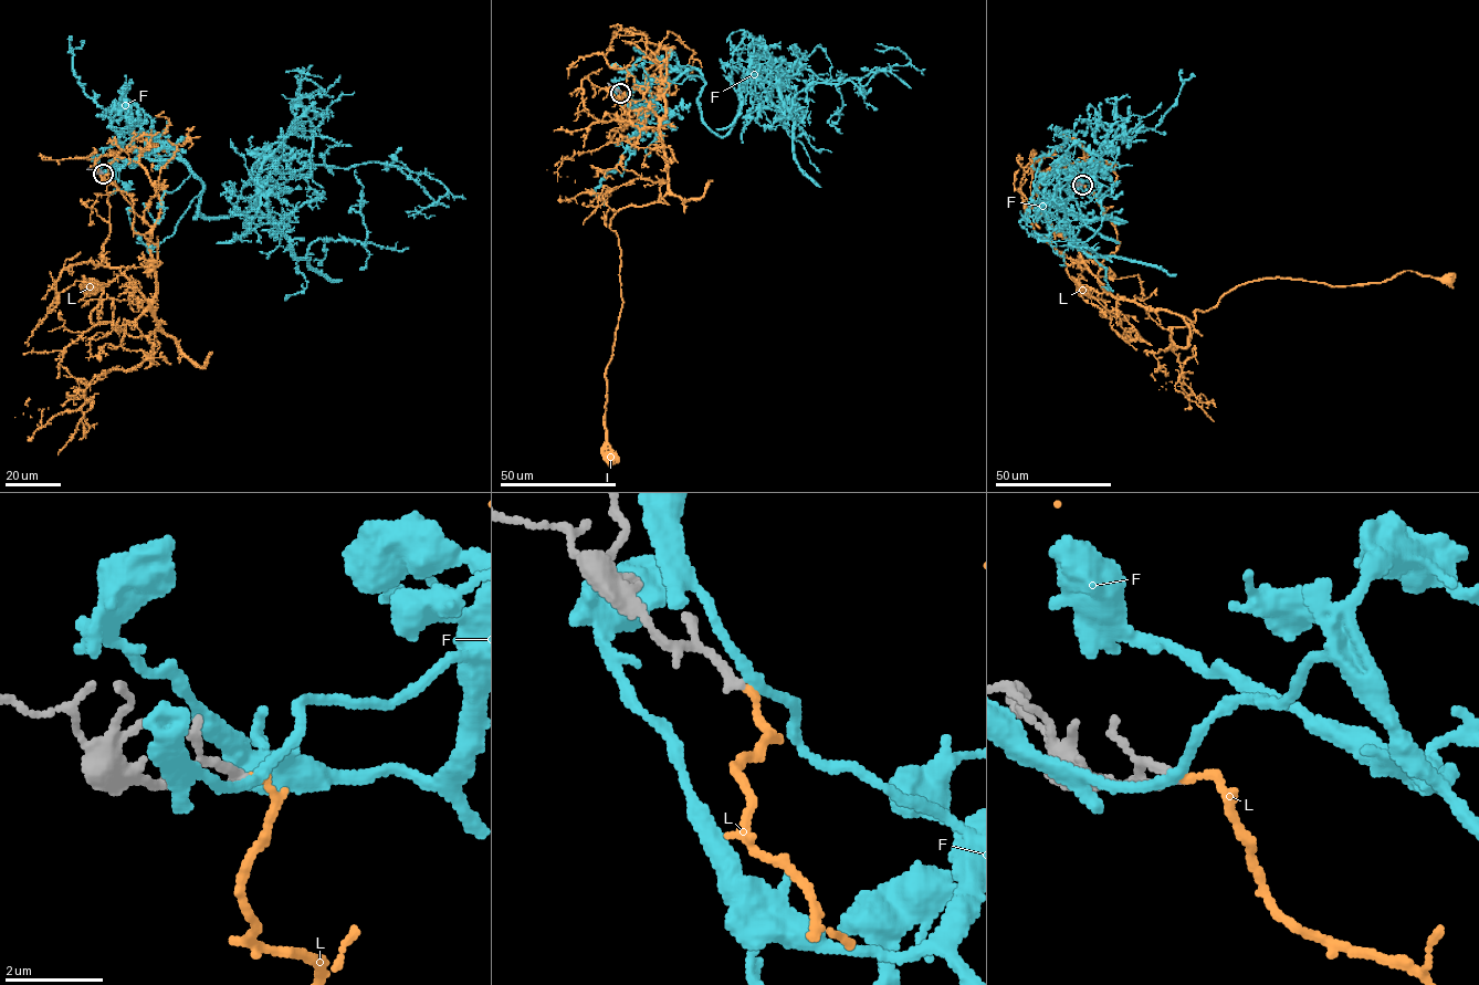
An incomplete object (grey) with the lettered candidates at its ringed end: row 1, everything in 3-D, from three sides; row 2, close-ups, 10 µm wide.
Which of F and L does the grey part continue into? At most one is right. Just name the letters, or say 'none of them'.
L

